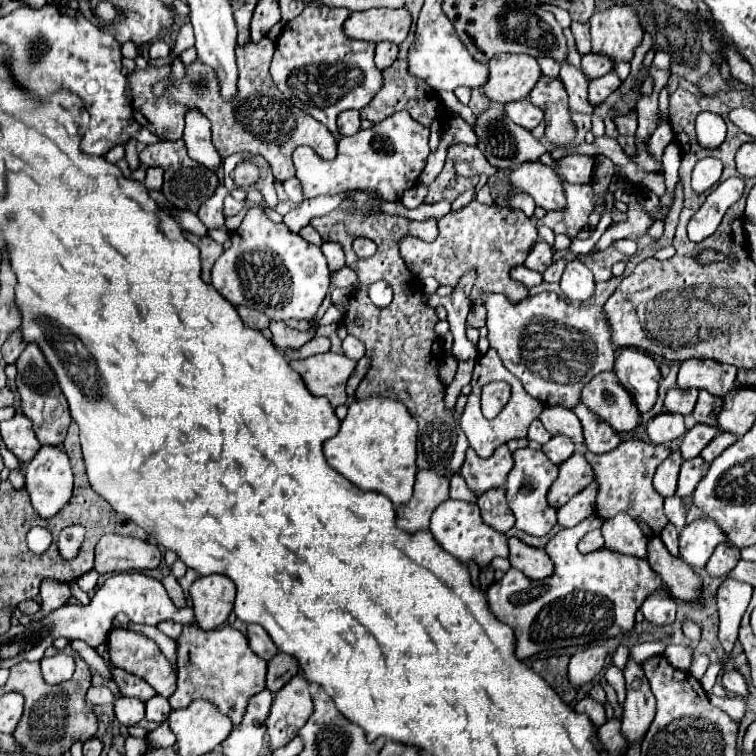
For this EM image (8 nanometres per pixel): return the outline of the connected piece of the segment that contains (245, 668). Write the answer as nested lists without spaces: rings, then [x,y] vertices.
[[[196,624],[184,626],[178,642],[178,688],[168,698],[174,710],[186,708],[192,700],[208,700],[236,726],[246,710],[246,700],[266,688],[266,660],[252,652],[248,638],[230,626],[202,630]]]

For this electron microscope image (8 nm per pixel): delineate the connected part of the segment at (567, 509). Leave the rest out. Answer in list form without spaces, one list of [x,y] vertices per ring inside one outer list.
[[[590,484],[588,488],[578,492],[578,496],[568,500],[568,504],[558,508],[558,524],[562,528],[576,526],[580,520],[590,516],[590,512],[594,512],[594,500],[596,500],[596,484]]]

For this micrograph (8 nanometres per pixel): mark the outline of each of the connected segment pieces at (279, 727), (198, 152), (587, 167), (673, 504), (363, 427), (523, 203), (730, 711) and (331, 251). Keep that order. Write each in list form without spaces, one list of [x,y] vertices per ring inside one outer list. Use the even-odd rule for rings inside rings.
[[[298,674],[274,696],[270,714],[266,718],[268,748],[276,750],[286,746],[298,734],[302,724],[306,724],[310,712],[312,698],[308,692],[308,682],[304,674]]]
[[[188,108],[186,110],[186,132],[184,132],[184,142],[188,148],[188,156],[192,160],[198,160],[210,170],[216,170],[220,164],[220,156],[212,144],[212,130],[210,130],[210,120],[198,110],[198,108]]]
[[[568,154],[558,164],[560,164],[558,174],[566,182],[580,184],[580,182],[590,182],[590,178],[592,178],[592,168],[594,168],[594,158],[592,156]]]
[[[670,496],[664,500],[664,514],[678,530],[686,526],[686,512],[684,512],[684,504],[680,496]]]
[[[354,400],[338,434],[324,442],[324,456],[334,470],[338,470],[358,488],[378,490],[398,508],[412,498],[414,476],[418,472],[416,428],[416,420],[410,416],[406,406],[398,404],[396,400]]]
[[[514,192],[514,194],[510,194],[510,196],[506,198],[506,202],[508,202],[510,208],[518,208],[518,210],[522,210],[528,218],[534,214],[534,208],[536,208],[534,200],[532,200],[528,194],[522,194],[522,192]]]
[[[708,694],[708,698],[710,698],[710,702],[712,702],[716,708],[724,710],[732,720],[736,720],[736,722],[742,720],[742,716],[744,716],[744,712],[746,712],[746,702],[744,702],[742,696],[718,698],[718,696],[714,696],[714,694]]]
[[[324,242],[322,244],[322,252],[324,252],[326,260],[328,260],[330,270],[344,266],[344,252],[342,252],[340,244],[336,244],[336,242]]]

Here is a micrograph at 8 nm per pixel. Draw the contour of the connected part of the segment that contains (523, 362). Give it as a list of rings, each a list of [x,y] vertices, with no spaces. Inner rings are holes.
[[[542,292],[520,302],[510,302],[504,294],[480,294],[486,308],[486,328],[490,348],[498,352],[504,366],[522,382],[528,394],[546,406],[572,408],[580,400],[580,390],[596,374],[612,370],[614,346],[610,344],[606,316],[600,306],[570,304],[556,292]]]

